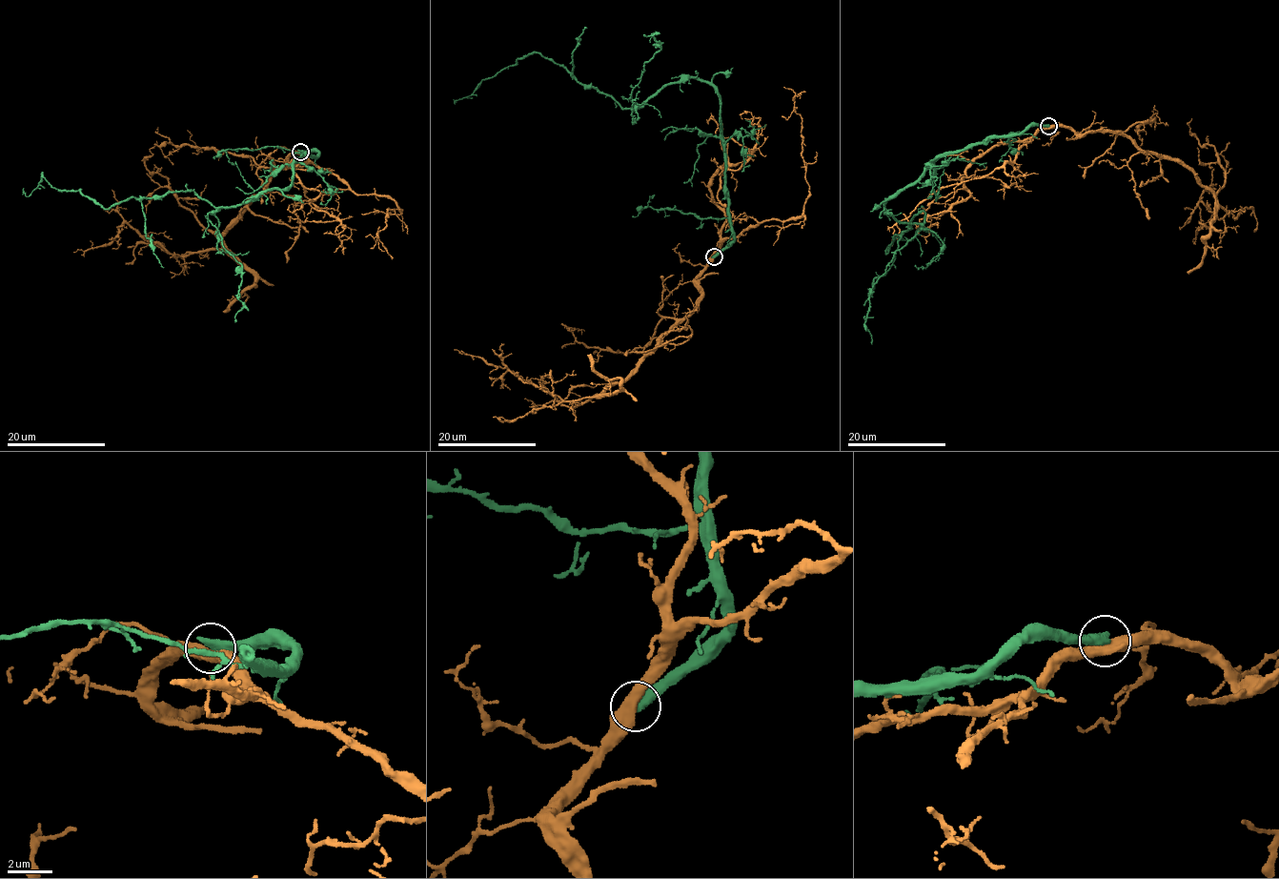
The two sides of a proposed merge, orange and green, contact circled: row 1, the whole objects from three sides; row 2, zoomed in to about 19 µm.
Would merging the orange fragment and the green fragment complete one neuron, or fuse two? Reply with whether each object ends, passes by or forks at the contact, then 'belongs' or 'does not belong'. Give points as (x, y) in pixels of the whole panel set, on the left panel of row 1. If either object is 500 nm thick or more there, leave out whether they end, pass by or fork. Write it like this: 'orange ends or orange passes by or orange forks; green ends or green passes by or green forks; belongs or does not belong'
does not belong

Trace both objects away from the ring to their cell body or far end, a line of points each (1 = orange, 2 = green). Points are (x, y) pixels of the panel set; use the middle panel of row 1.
1: (713, 256), (696, 280), (700, 300), (658, 339), (637, 371), (593, 398), (561, 400), (509, 369), (455, 350)
2: (713, 256), (734, 236), (711, 85), (688, 77), (623, 109), (536, 52), (455, 104)

